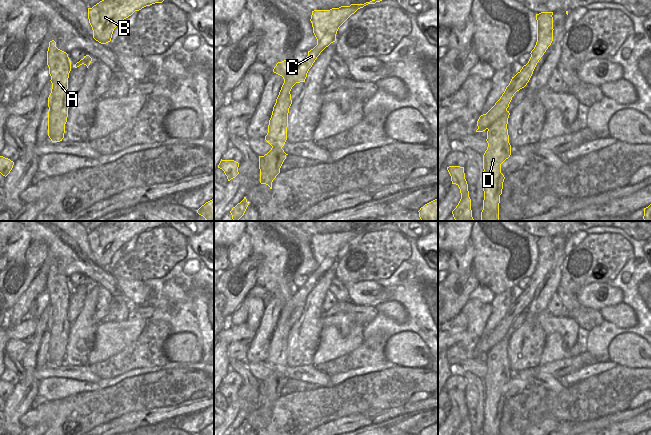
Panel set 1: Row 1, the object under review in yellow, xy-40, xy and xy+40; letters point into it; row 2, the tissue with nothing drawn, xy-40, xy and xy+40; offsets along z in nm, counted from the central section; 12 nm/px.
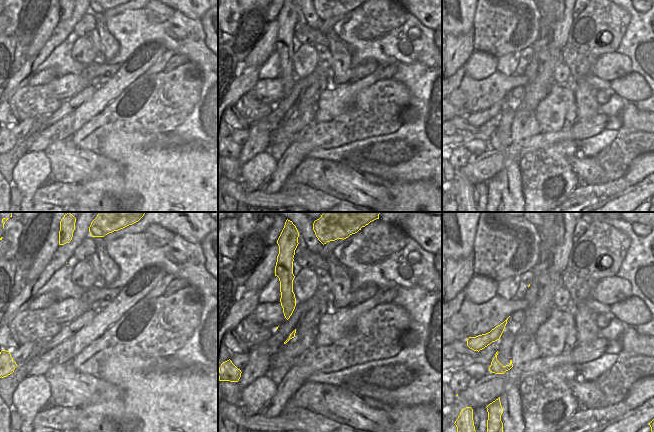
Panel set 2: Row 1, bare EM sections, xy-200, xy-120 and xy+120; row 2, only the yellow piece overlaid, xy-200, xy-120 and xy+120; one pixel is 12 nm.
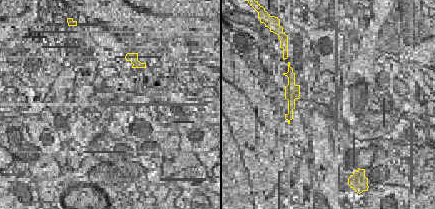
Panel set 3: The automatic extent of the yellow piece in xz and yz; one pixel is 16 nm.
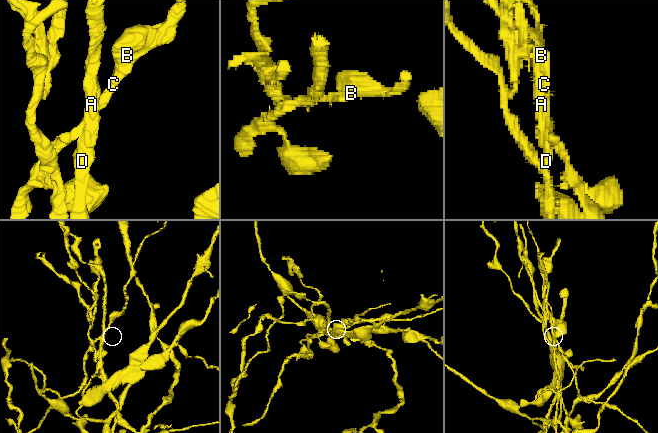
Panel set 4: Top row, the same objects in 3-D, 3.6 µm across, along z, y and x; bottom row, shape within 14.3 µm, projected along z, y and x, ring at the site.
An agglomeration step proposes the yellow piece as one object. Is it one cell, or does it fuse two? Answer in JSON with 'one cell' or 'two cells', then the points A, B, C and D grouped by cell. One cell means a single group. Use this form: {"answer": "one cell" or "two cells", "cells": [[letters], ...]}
{"answer": "two cells", "cells": [["A", "D"], ["B", "C"]]}

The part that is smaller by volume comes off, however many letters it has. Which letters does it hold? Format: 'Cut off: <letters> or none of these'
Cut off: B, C.

